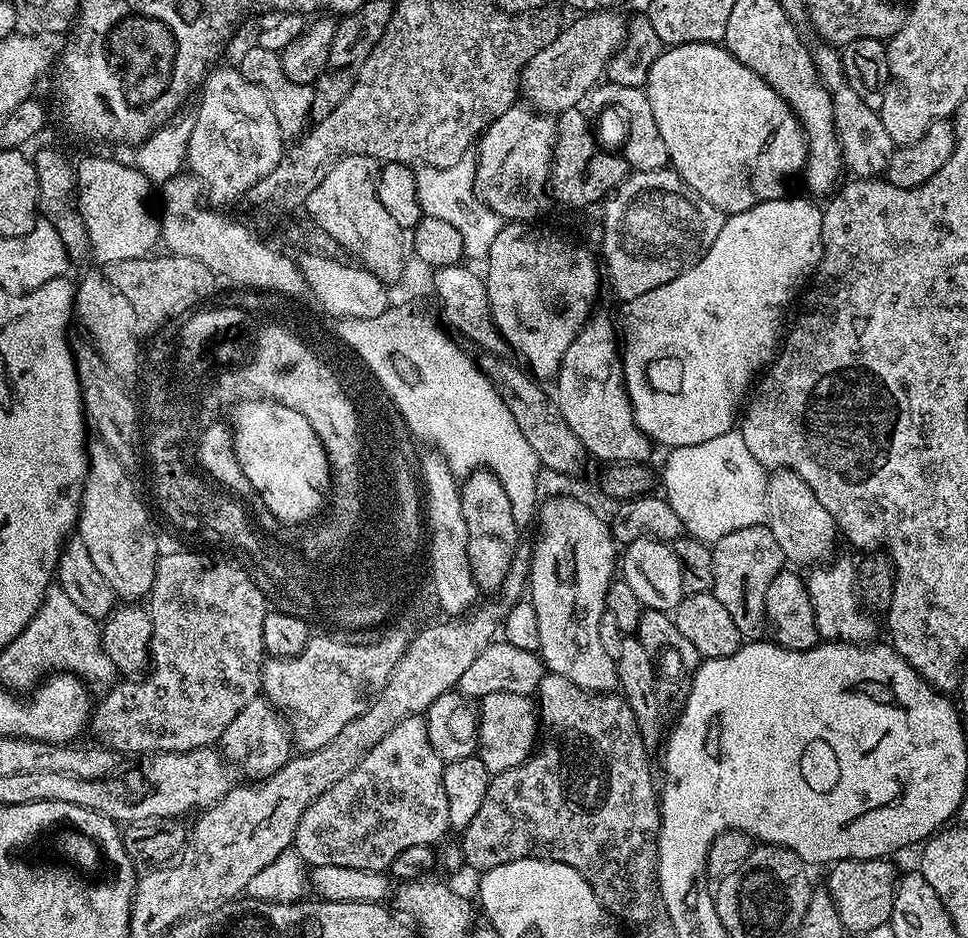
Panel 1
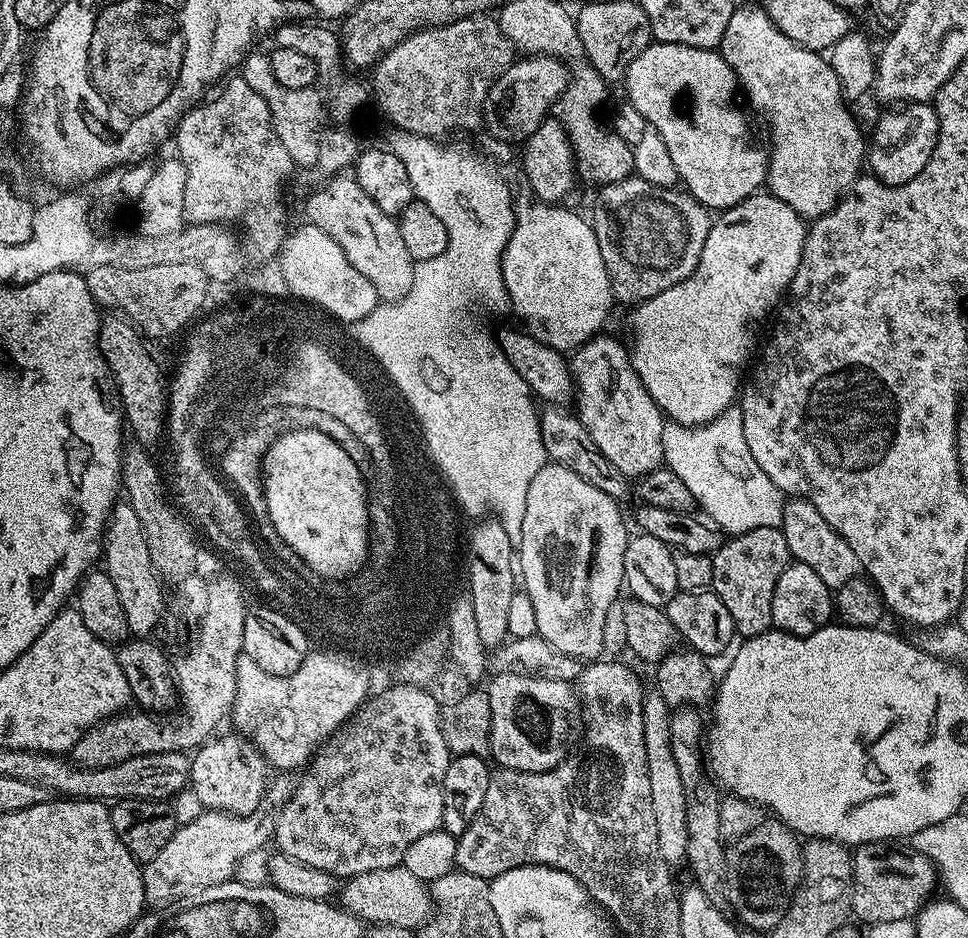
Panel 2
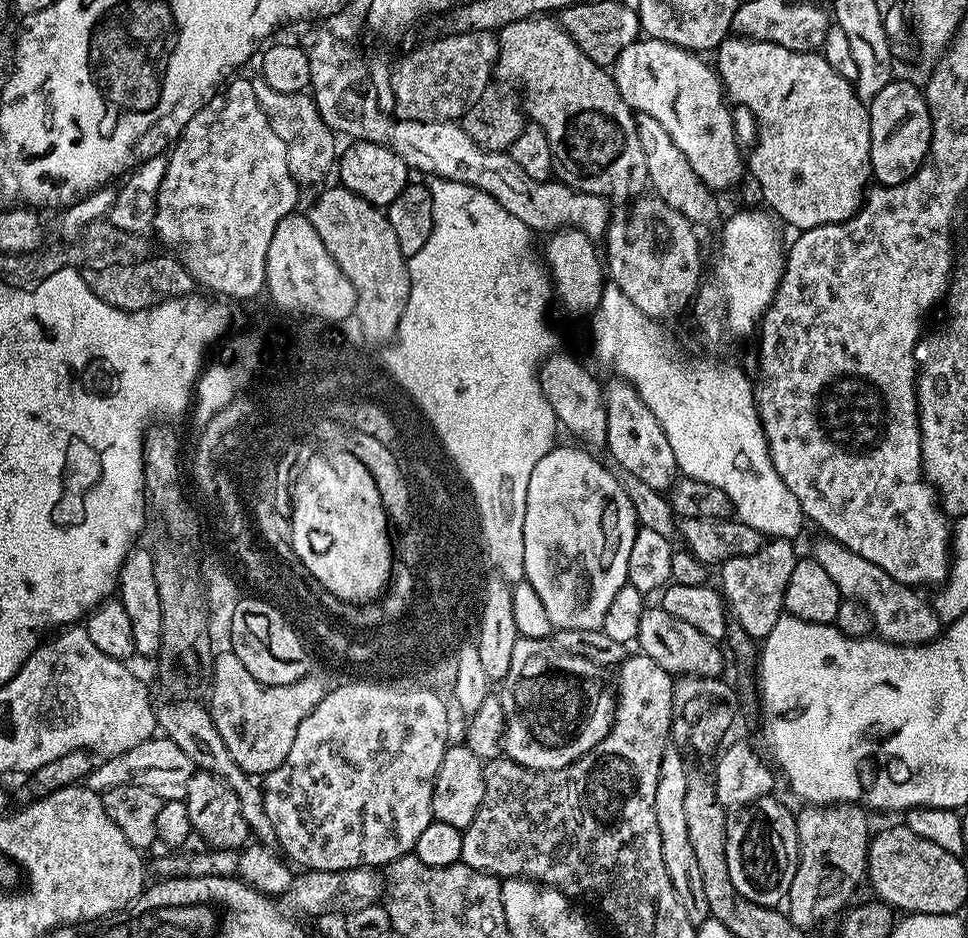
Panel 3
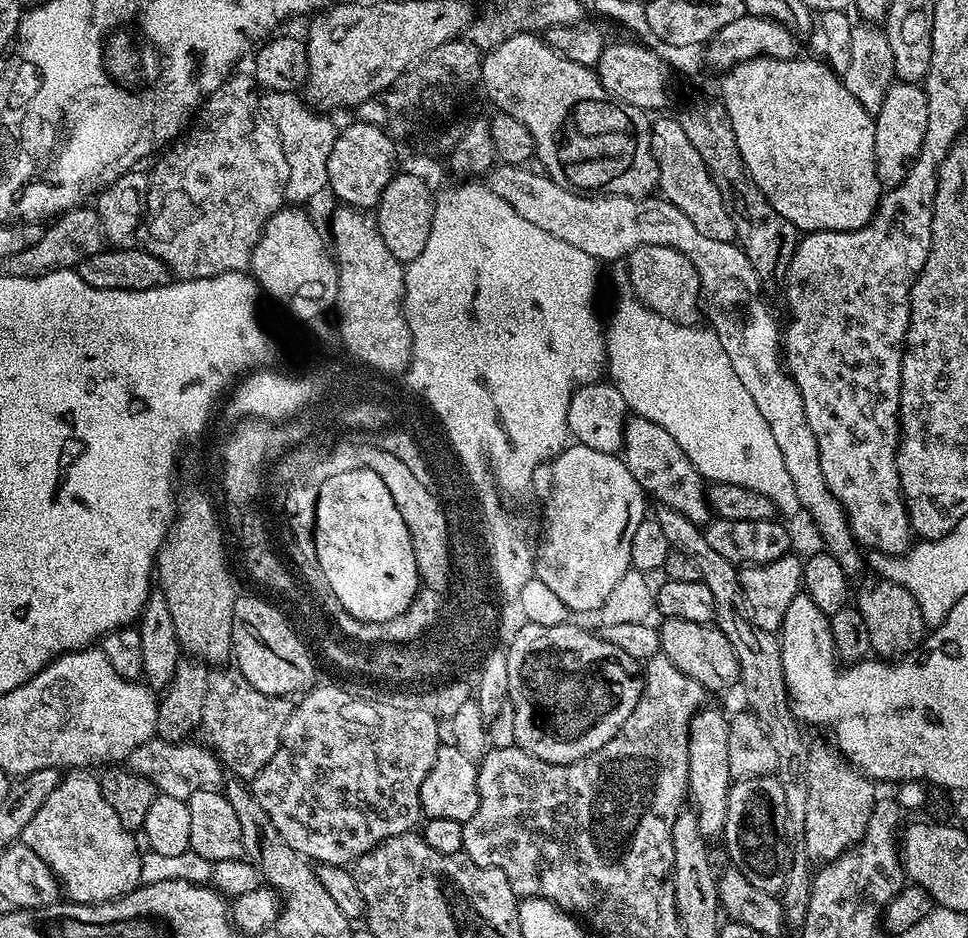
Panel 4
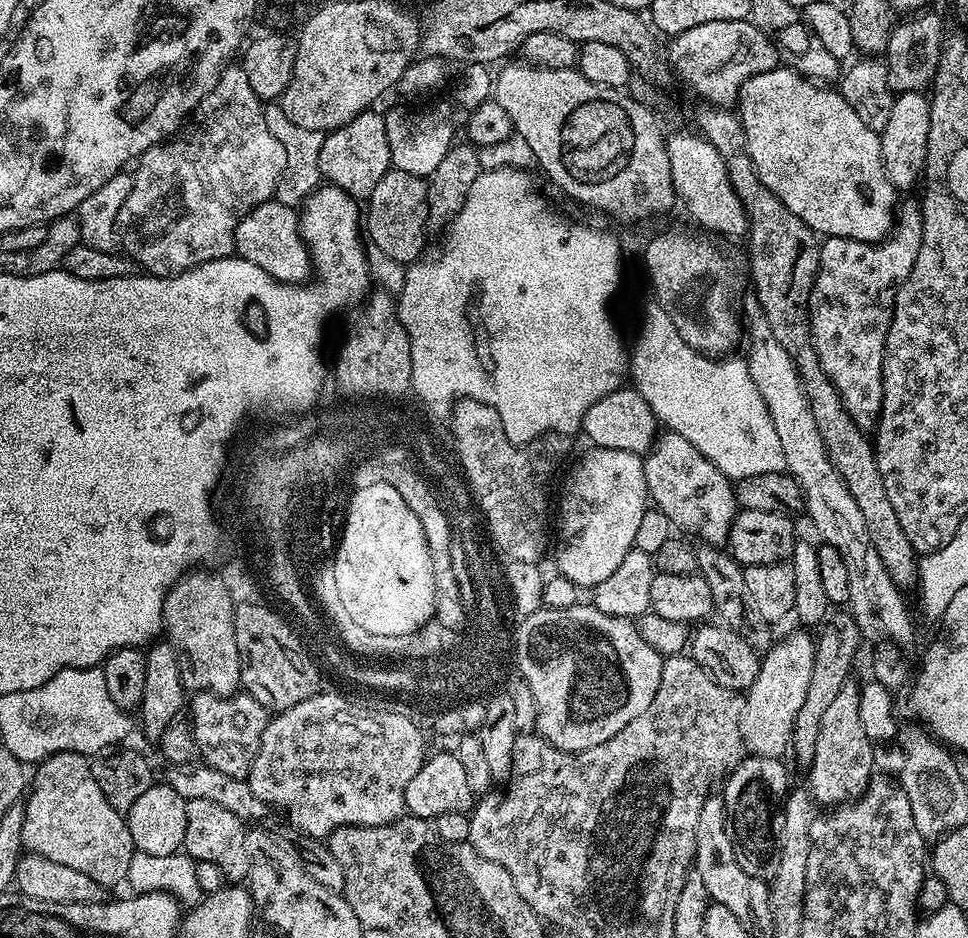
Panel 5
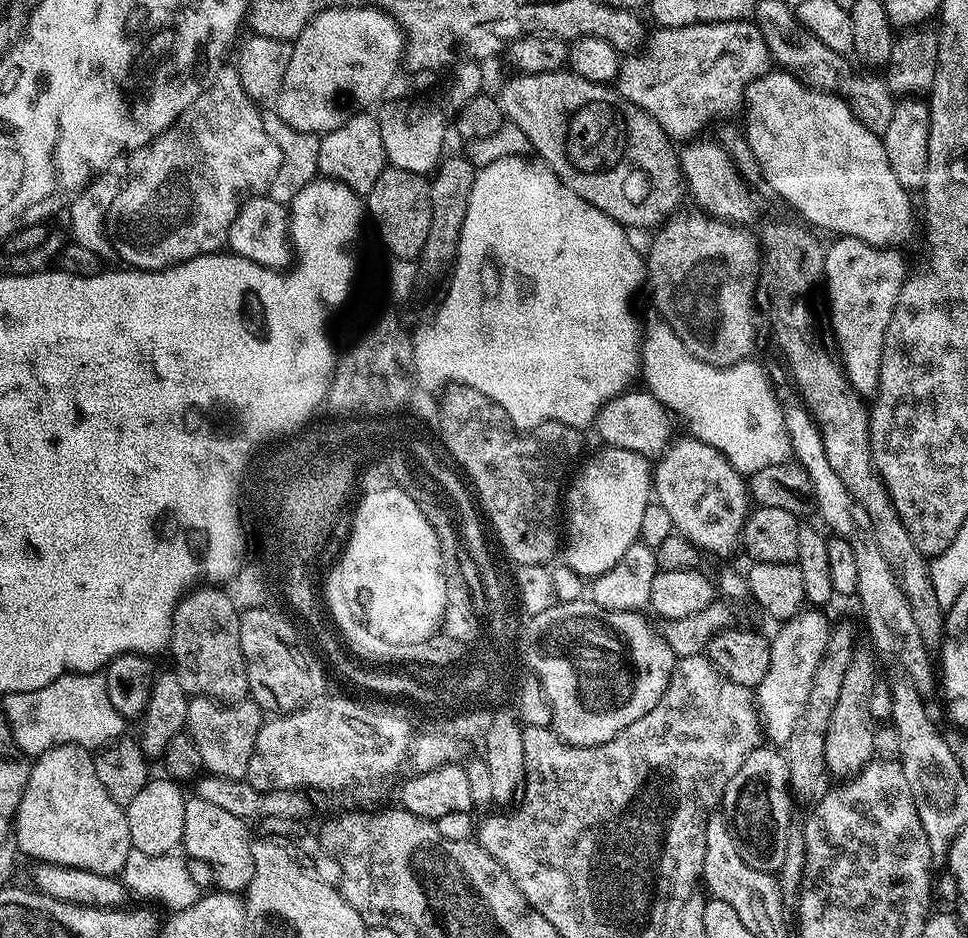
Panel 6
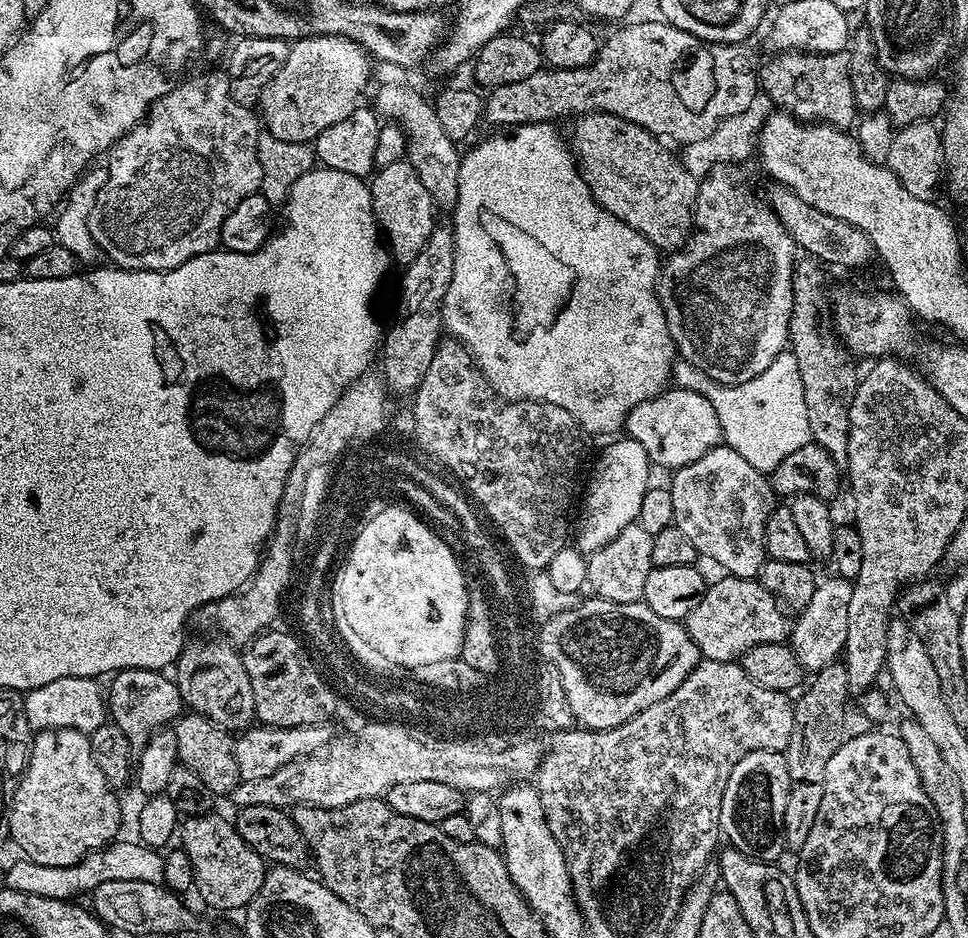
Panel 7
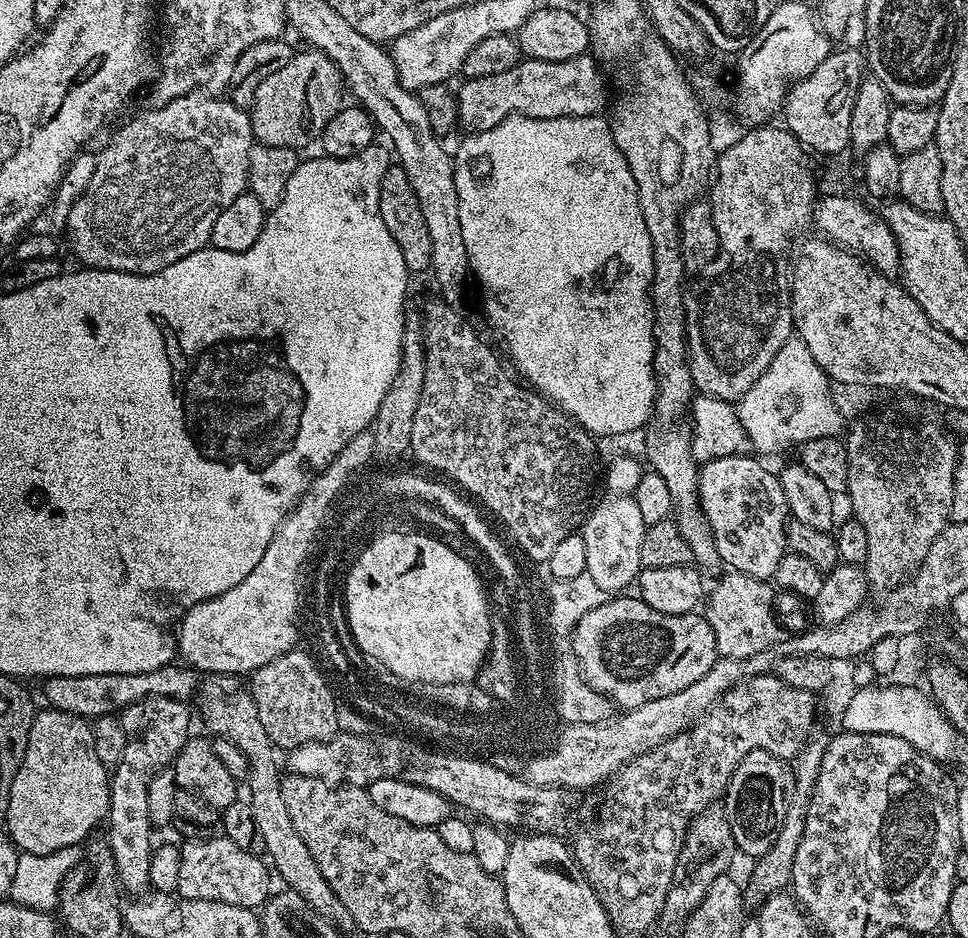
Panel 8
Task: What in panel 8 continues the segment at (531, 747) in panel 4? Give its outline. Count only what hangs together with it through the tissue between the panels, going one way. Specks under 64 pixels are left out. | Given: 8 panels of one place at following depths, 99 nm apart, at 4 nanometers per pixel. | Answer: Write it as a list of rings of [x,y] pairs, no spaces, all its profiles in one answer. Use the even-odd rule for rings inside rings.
[[[632,594],[605,599],[570,634],[570,651],[576,655],[586,682],[620,710],[637,708],[694,686],[718,659],[714,630],[699,611],[658,614],[644,600],[628,595]]]

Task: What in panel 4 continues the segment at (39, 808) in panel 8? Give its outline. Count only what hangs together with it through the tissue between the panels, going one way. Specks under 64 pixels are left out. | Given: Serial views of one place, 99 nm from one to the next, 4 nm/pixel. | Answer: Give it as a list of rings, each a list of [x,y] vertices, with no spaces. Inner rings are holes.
[[[68,770],[60,777],[60,785],[54,790],[54,794],[50,794],[50,798],[46,798],[46,802],[42,806],[42,810],[38,810],[38,814],[34,814],[34,818],[30,818],[30,826],[26,826],[22,842],[26,846],[30,846],[30,850],[34,850],[34,854],[38,854],[38,858],[42,858],[42,862],[46,862],[52,867],[56,873],[57,880],[62,885],[62,892],[65,897],[73,904],[101,904],[107,900],[119,900],[121,896],[127,896],[129,892],[133,892],[135,888],[139,888],[140,881],[140,858],[142,855],[141,849],[136,849],[136,840],[131,831],[128,831],[126,826],[122,824],[118,814],[114,812],[110,803],[106,802],[103,797],[103,792],[100,789],[100,781],[96,776],[92,777],[93,773],[88,770]]]

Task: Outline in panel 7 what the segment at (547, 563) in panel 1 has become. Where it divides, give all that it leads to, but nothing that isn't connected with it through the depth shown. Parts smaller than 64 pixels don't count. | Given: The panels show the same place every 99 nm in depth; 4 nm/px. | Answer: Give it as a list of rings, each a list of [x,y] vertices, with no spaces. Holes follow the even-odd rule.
[[[621,438],[605,446],[596,469],[592,468],[588,477],[588,508],[578,516],[580,529],[577,532],[575,529],[574,532],[575,547],[585,554],[597,552],[599,548],[606,547],[614,538],[618,538],[618,534],[622,534],[626,526],[636,523],[642,498],[650,487],[648,468],[650,469],[650,461],[646,450],[642,450],[642,442]]]

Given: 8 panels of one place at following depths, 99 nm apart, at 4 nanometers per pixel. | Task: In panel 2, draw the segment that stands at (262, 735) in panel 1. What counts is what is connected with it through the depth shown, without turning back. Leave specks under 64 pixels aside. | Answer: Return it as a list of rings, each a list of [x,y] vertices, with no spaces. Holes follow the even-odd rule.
[[[217,735],[195,749],[188,769],[190,789],[198,794],[204,810],[228,812],[232,816],[251,816],[259,809],[256,807],[264,796],[270,765],[245,736],[231,735]]]

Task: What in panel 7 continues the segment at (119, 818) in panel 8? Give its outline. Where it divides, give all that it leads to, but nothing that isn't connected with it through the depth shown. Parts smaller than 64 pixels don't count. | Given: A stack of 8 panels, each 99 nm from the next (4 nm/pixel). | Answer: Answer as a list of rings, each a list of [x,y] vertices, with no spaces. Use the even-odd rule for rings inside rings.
[[[123,668],[111,680],[112,685],[106,688],[106,712],[111,723],[122,730],[133,750],[144,748],[146,742],[150,742],[150,738],[160,729],[169,727],[185,707],[175,679],[163,671]]]

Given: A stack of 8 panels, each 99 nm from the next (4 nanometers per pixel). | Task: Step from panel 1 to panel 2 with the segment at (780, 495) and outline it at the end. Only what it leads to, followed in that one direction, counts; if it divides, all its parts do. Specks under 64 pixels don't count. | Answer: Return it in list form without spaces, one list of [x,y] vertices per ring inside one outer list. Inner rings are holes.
[[[799,498],[789,499],[785,503],[784,517],[779,529],[786,538],[789,557],[795,563],[810,566],[810,570],[814,570],[818,578],[822,578],[822,582],[830,586],[839,586],[861,575],[858,554],[854,554],[854,550],[846,546],[844,539],[833,530],[830,522],[826,522],[826,518],[822,518],[822,514],[818,514],[818,510],[814,510],[810,501]]]

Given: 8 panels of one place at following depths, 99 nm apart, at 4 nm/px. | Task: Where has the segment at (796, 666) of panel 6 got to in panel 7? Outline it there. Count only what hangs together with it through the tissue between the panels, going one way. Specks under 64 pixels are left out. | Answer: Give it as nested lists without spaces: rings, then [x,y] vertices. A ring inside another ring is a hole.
[[[835,574],[829,576],[829,580],[821,579],[817,583],[814,598],[810,598],[806,607],[799,609],[797,616],[800,617],[792,624],[790,647],[808,674],[815,674],[833,663],[843,653],[846,642],[846,613],[850,611],[852,581]]]

